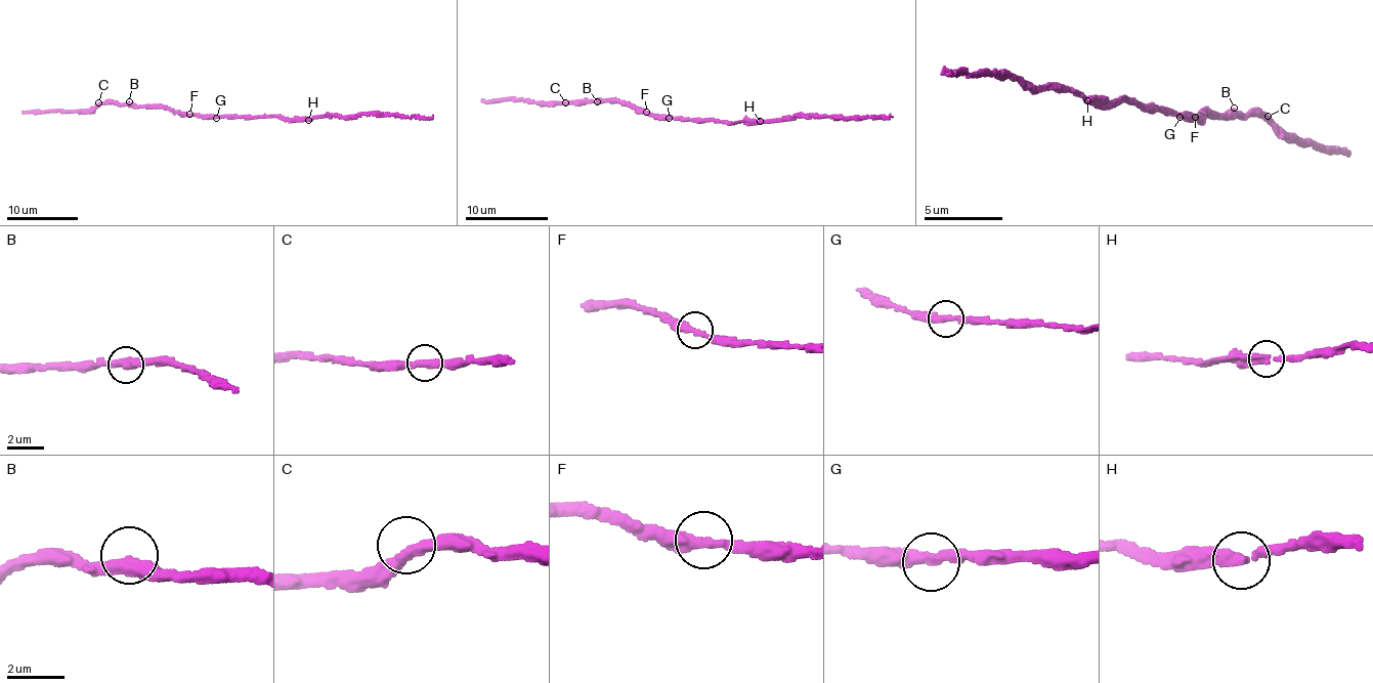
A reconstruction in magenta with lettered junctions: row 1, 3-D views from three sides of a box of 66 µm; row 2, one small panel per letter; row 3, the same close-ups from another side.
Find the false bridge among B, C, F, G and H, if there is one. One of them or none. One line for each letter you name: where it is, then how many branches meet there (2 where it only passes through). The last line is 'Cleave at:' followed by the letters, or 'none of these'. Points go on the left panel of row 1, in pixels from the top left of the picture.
Cleave at: none of these

